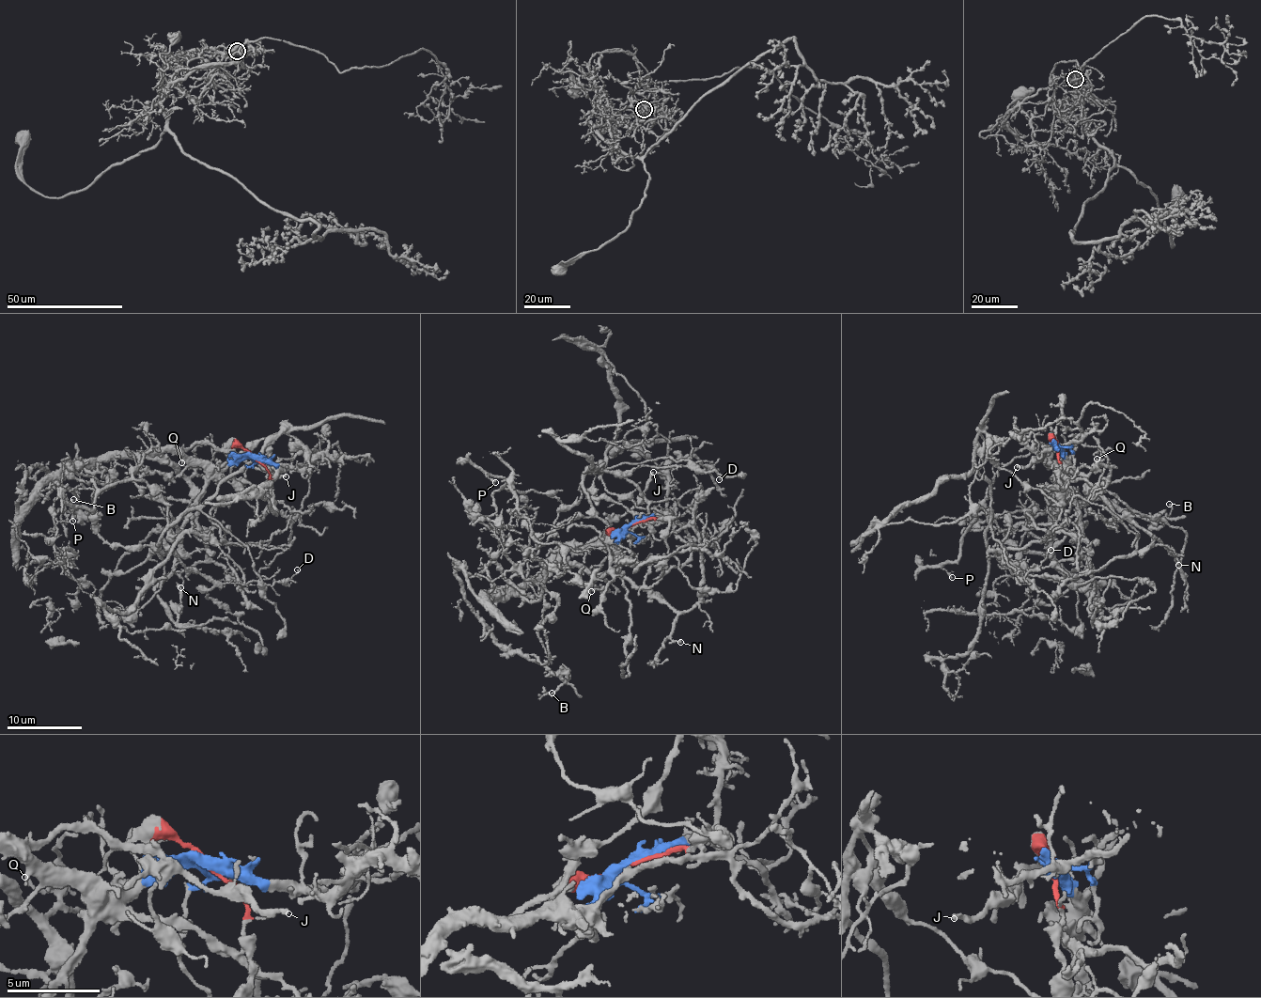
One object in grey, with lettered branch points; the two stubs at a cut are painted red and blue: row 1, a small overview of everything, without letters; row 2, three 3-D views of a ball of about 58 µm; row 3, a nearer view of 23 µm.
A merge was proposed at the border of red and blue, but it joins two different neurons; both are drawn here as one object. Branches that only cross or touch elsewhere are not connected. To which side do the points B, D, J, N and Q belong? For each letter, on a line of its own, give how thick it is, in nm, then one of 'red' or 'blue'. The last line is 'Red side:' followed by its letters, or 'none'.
B: 160 nm | blue
D: 110 nm | red
J: 240 nm | blue
N: 170 nm | blue
Q: 200 nm | blue
Red side: D

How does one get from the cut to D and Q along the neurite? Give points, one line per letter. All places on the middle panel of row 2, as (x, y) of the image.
D: (632, 525), (670, 511), (607, 491), (599, 472), (609, 447), (597, 471), (667, 456), (714, 465), (720, 480)
Q: (630, 525), (614, 544), (573, 544), (558, 554), (564, 559), (603, 574), (607, 584), (591, 590)

